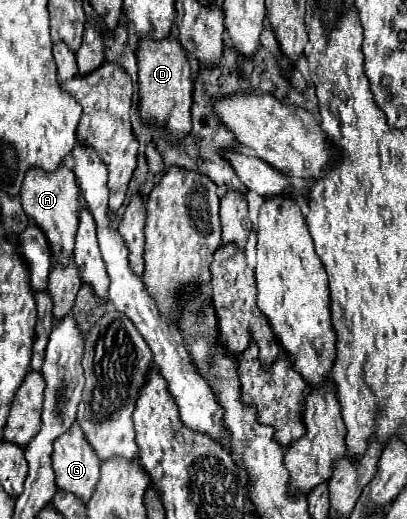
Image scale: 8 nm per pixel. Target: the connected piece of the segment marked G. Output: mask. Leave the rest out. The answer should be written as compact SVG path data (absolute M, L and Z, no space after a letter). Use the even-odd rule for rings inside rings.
M76 423L54 441L52 467L58 489L76 495L82 503L90 501L100 479L100 459Z

